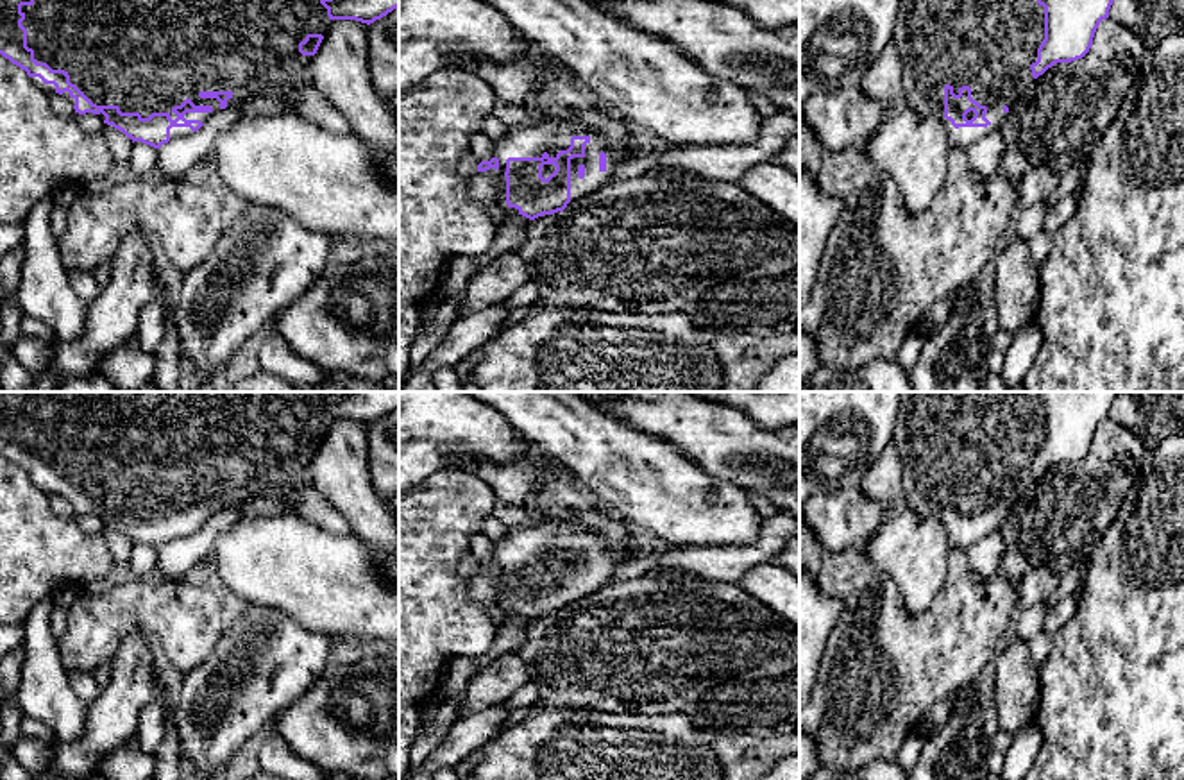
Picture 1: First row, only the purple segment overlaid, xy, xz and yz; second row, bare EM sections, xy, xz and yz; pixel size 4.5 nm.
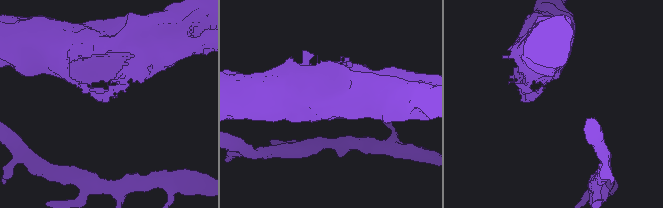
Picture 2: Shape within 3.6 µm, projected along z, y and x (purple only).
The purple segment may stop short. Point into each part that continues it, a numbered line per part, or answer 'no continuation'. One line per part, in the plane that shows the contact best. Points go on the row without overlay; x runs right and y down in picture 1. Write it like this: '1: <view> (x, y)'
1: xy (142, 451)

